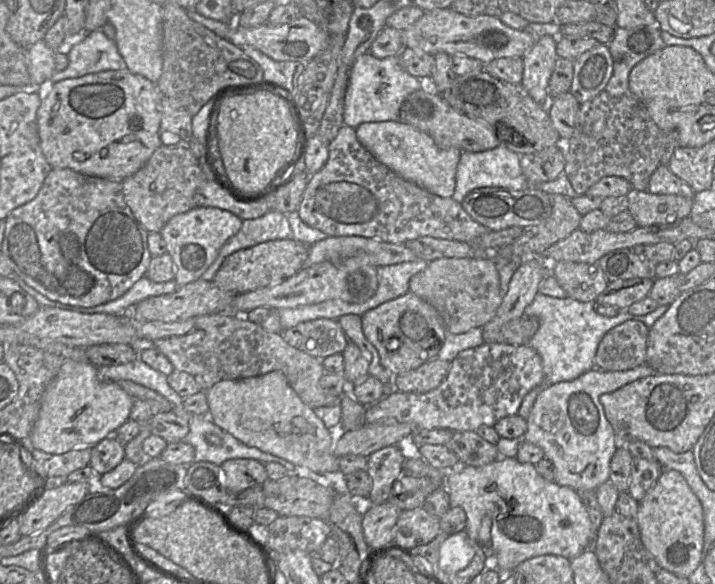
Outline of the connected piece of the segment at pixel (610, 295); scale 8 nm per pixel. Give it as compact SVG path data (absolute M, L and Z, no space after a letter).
M634 278L609 282L595 302L625 310L649 295L654 279Z

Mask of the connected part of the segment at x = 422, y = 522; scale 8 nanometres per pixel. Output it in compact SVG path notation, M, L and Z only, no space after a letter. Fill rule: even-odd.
M423 507L402 510L394 528L391 544L411 549L431 542L442 530L440 518L430 515Z

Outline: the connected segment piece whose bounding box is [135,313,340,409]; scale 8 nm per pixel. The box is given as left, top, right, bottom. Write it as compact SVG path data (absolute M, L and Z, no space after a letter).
M217 313L165 323L135 319L136 338L151 340L174 369L190 374L206 391L215 383L227 379L243 379L279 370L301 400L309 407L331 406L340 397L326 392L320 385L325 374L322 360L312 357L286 343L281 333L266 331L259 323L234 313Z

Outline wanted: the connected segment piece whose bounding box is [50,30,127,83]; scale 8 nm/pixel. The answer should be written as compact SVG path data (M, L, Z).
M101 30L69 36L75 39L75 45L67 55L69 64L65 70L55 72L50 82L56 83L101 71L126 69L116 42L110 40Z

